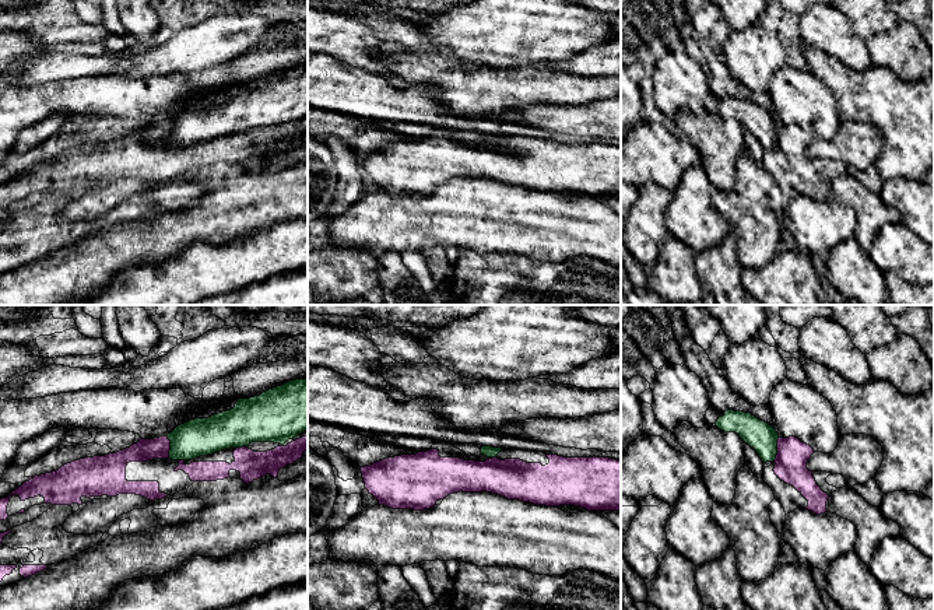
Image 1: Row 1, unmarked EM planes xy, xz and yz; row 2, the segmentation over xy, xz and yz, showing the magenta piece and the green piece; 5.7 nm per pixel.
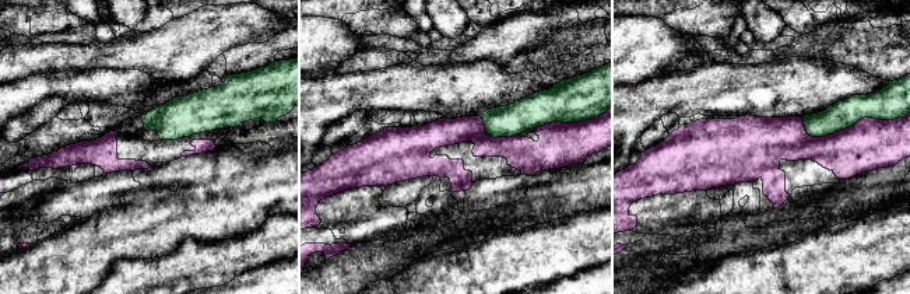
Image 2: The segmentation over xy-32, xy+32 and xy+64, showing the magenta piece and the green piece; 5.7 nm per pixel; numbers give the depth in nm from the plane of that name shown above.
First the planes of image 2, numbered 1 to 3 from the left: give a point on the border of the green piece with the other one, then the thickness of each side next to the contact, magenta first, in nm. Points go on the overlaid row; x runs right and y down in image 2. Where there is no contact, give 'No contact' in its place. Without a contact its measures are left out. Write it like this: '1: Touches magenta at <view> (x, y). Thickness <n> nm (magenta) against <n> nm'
1: No contact
2: Touches magenta at xy+32 (573, 123). Thickness 260 nm (magenta) against 260 nm
3: Touches magenta at xy+64 (850, 126). Thickness 280 nm (magenta) against 190 nm

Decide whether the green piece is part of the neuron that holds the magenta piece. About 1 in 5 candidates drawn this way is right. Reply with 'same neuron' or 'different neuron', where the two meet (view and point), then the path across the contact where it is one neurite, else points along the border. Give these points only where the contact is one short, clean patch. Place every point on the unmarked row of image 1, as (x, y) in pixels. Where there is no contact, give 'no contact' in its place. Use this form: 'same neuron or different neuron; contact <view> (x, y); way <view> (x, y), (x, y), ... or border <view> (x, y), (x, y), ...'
different neuron; contact xy (169, 133)

